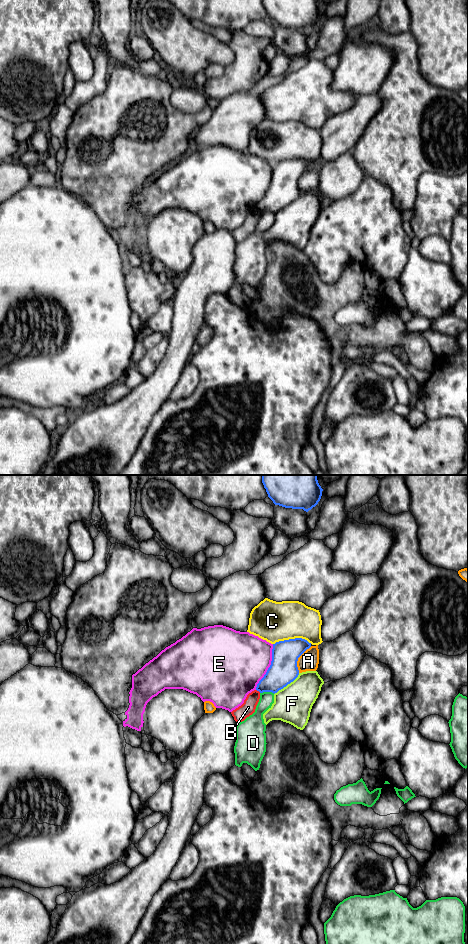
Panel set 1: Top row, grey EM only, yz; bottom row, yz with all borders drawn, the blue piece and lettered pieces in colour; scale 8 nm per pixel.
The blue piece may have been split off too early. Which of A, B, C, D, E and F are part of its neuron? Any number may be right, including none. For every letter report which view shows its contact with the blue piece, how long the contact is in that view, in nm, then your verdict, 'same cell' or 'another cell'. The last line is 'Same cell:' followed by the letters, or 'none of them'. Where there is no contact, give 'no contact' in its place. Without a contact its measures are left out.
A: yz | 240 nm | another cell
B: yz | 50 nm | another cell
C: yz | 320 nm | another cell
D: yz | 120 nm | another cell
E: yz | 400 nm | another cell
F: yz | 260 nm | another cell
Same cell: none of them

